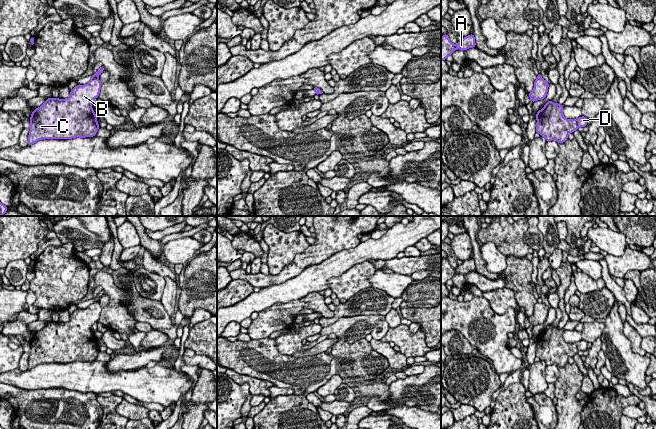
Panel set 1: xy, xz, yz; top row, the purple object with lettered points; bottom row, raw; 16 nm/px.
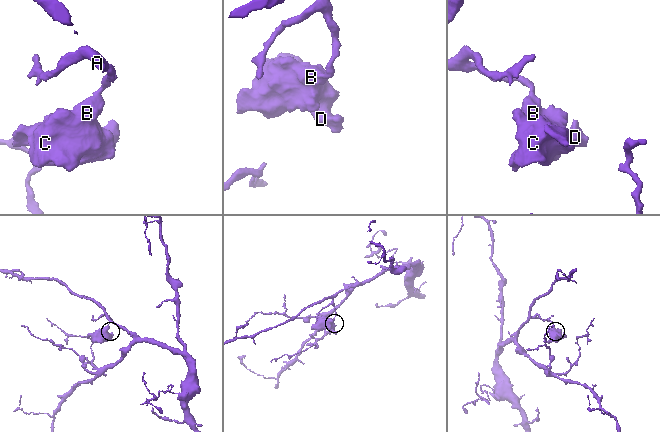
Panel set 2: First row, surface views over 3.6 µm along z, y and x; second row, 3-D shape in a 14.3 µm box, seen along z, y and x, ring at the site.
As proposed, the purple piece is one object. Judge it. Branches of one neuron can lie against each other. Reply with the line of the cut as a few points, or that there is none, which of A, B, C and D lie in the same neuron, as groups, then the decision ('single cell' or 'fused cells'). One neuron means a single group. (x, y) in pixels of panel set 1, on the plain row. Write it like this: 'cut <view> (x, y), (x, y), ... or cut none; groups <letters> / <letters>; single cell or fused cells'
cut xy (97, 300), (91, 304); groups A / B C D; fused cells

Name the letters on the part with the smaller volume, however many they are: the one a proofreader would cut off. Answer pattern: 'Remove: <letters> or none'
Remove: B, C, D

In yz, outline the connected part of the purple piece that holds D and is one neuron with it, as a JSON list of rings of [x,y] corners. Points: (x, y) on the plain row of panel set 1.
[[[546,326],[544,331],[536,338],[536,357],[546,365],[556,364],[558,368],[564,367],[568,359],[578,354],[578,351],[588,350],[587,342],[581,340],[576,343],[566,343],[563,339],[563,329]]]

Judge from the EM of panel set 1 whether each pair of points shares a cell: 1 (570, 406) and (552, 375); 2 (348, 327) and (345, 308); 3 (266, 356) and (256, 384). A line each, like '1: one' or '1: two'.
1: two
2: two
3: two

